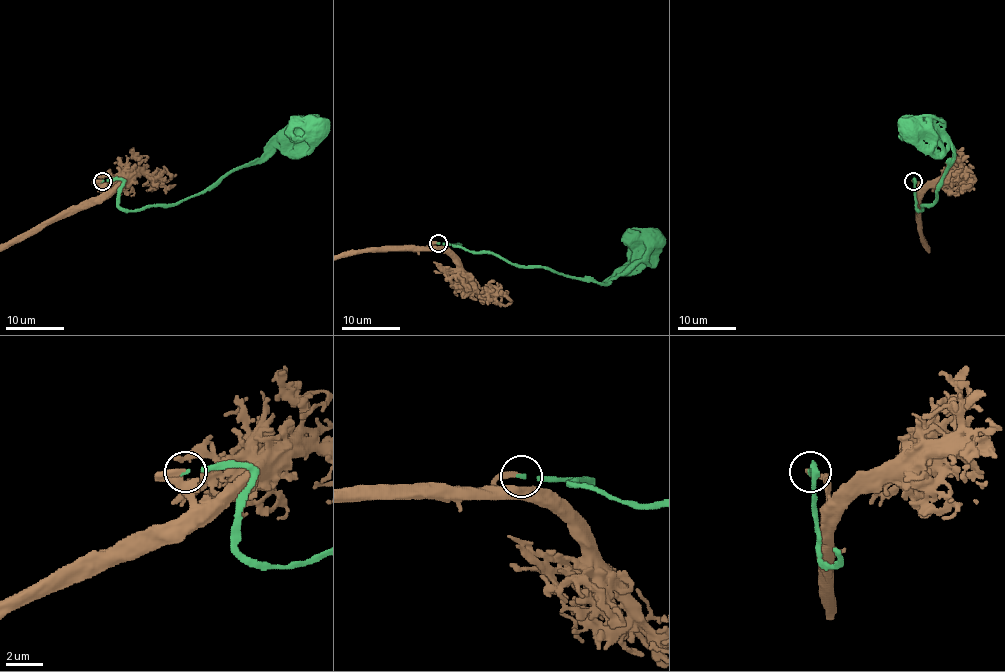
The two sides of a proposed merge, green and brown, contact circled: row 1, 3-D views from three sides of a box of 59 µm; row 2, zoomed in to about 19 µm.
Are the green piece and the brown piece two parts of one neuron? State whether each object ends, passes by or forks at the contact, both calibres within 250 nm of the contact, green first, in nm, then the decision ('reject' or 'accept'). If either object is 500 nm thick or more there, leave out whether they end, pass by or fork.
green ends | brown ends | 150/280 nm | accept

